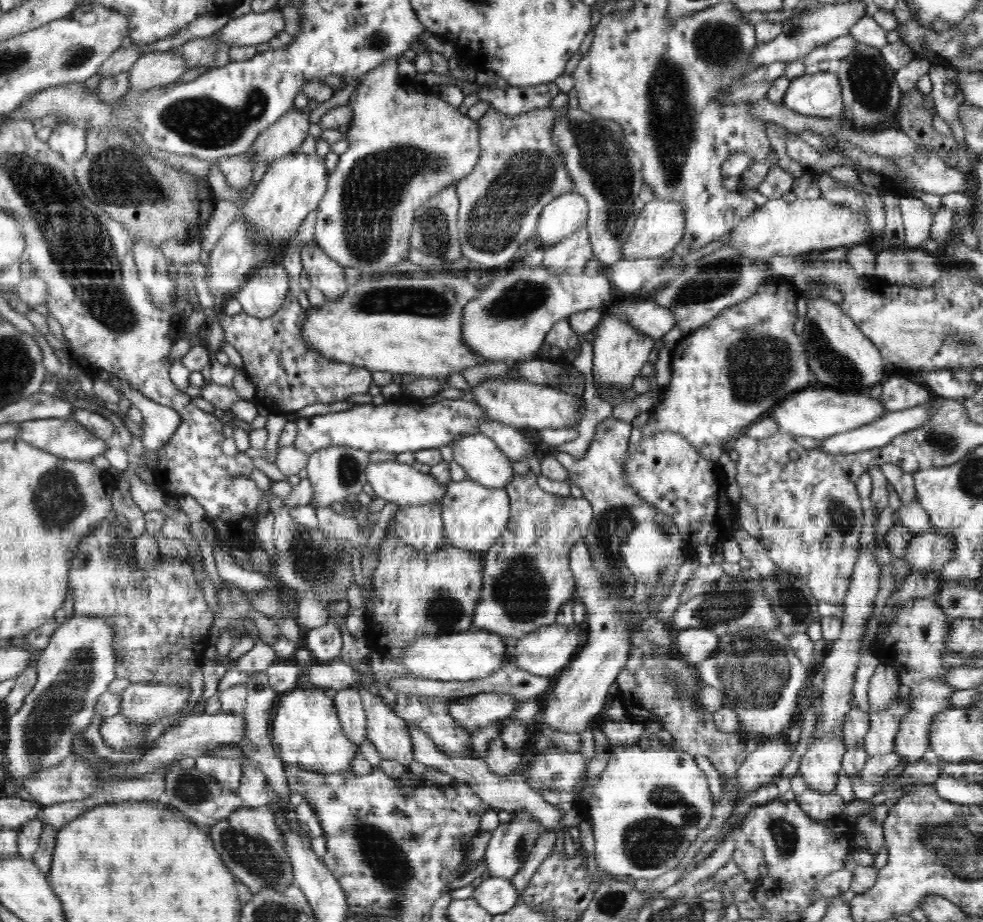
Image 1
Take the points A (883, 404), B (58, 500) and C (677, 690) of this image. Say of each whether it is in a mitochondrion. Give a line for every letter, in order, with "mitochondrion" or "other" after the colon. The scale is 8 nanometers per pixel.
A: other
B: mitochondrion
C: mitochondrion

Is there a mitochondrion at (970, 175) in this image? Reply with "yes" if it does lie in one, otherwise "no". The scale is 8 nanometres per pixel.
no

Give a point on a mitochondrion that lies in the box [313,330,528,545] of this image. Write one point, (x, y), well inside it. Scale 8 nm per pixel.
(348, 469)

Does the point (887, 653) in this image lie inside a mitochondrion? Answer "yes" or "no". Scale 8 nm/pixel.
no

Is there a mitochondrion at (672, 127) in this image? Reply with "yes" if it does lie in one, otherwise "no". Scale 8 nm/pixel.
yes

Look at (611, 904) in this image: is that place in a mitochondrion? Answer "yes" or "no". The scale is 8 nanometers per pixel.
yes

